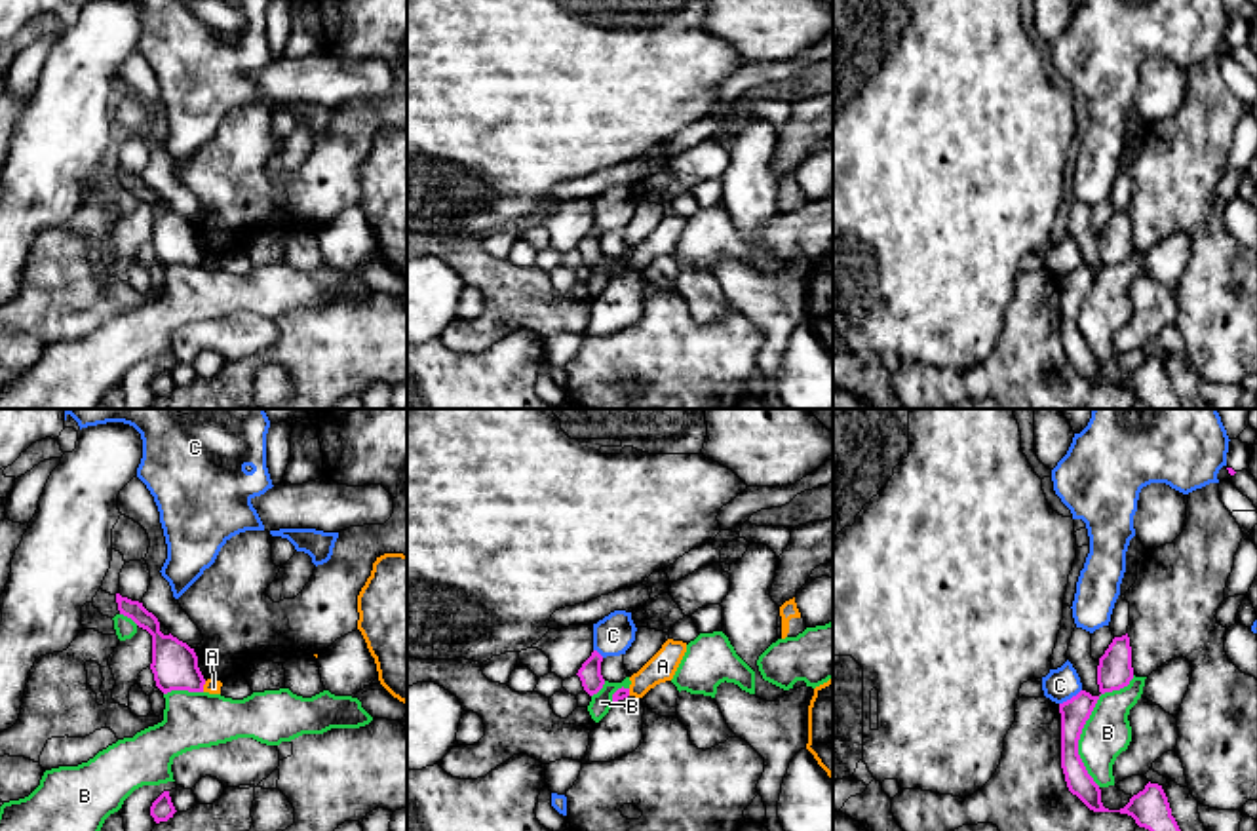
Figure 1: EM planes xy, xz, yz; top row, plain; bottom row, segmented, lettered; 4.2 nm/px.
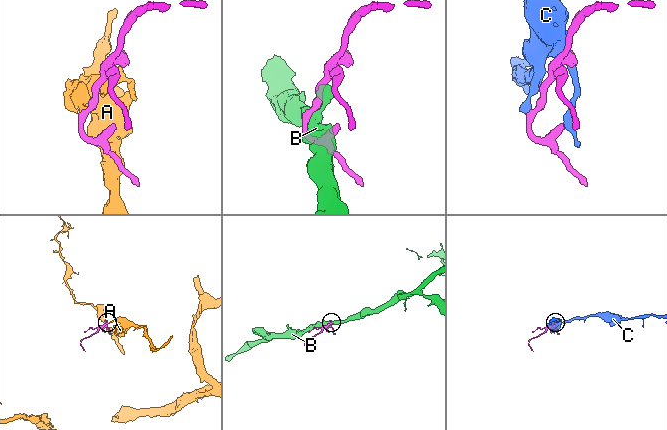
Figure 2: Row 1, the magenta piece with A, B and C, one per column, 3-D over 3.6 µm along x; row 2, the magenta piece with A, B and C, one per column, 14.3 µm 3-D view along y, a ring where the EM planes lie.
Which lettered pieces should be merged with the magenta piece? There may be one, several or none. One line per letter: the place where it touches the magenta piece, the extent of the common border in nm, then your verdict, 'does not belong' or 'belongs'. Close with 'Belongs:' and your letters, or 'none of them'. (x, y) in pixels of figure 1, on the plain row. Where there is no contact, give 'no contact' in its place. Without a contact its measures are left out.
A: xy (202, 261) | 50 nm | does not belong
B: yz (1084, 297) | 500 nm | does not belong
C: yz (1071, 272) | 120 nm | does not belong
Belongs: none of them

